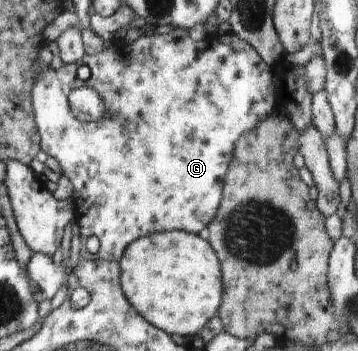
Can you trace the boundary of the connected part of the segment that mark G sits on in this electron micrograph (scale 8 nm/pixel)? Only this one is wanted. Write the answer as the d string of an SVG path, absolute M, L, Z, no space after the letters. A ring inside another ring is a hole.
M174 28L168 34L142 36L132 43L124 43L122 40L112 42L114 43L110 47L106 47L99 53L84 54L80 60L64 64L58 69L50 66L45 73L37 75L31 89L31 102L38 133L41 137L41 149L46 155L56 158L61 167L61 174L66 175L72 182L73 193L70 198L73 200L75 220L80 228L80 241L84 245L88 237L94 235L94 237L98 237L100 242L100 248L95 255L92 255L83 246L79 251L81 257L85 260L98 259L118 262L128 245L136 238L152 232L180 230L191 234L205 234L202 233L202 229L214 219L222 197L224 175L226 175L226 167L231 162L235 143L245 133L252 131L259 121L266 120L274 111L276 96L272 67L264 63L256 50L248 42L236 36L234 32L228 32L223 36L219 33L209 34L204 40L197 42L190 38L186 29ZM81 65L86 65L91 71L90 77L84 81L76 76L76 70ZM83 85L95 89L106 106L106 115L100 121L81 122L72 115L67 94Z

